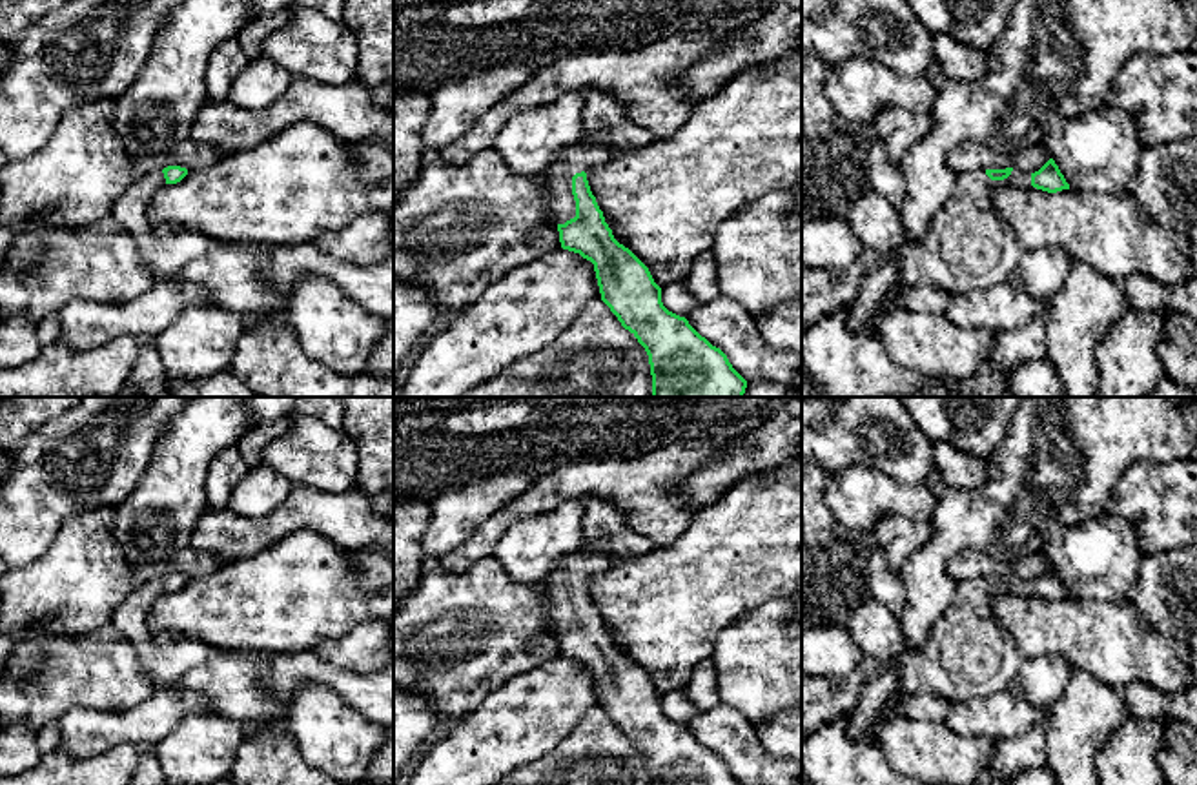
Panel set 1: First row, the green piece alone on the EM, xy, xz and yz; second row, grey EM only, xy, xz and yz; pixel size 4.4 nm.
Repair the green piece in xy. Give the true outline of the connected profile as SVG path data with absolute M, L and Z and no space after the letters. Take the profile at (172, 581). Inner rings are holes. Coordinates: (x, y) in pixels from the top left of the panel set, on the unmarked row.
M168 574L162 579L131 590L111 614L111 625L135 647L144 672L157 690L175 688L179 679L202 665L213 650L200 639L155 634L148 627L148 612L164 592L177 592L188 583L186 576Z

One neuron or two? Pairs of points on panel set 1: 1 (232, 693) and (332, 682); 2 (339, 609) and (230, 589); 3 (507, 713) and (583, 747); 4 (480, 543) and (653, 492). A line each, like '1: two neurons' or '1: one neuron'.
1: one neuron
2: one neuron
3: two neurons
4: one neuron

